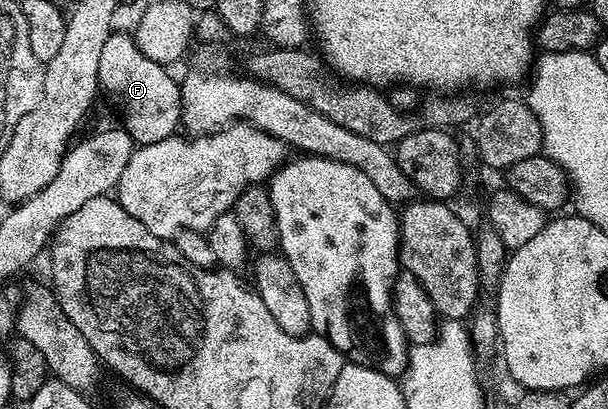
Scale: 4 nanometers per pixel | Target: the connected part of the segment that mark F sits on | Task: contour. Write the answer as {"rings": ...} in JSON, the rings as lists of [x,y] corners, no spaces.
{"rings":[[[112,32],[101,49],[98,66],[100,90],[121,111],[122,126],[138,146],[172,138],[182,122],[182,86],[169,72],[166,66],[145,57],[134,38],[126,32]]]}

